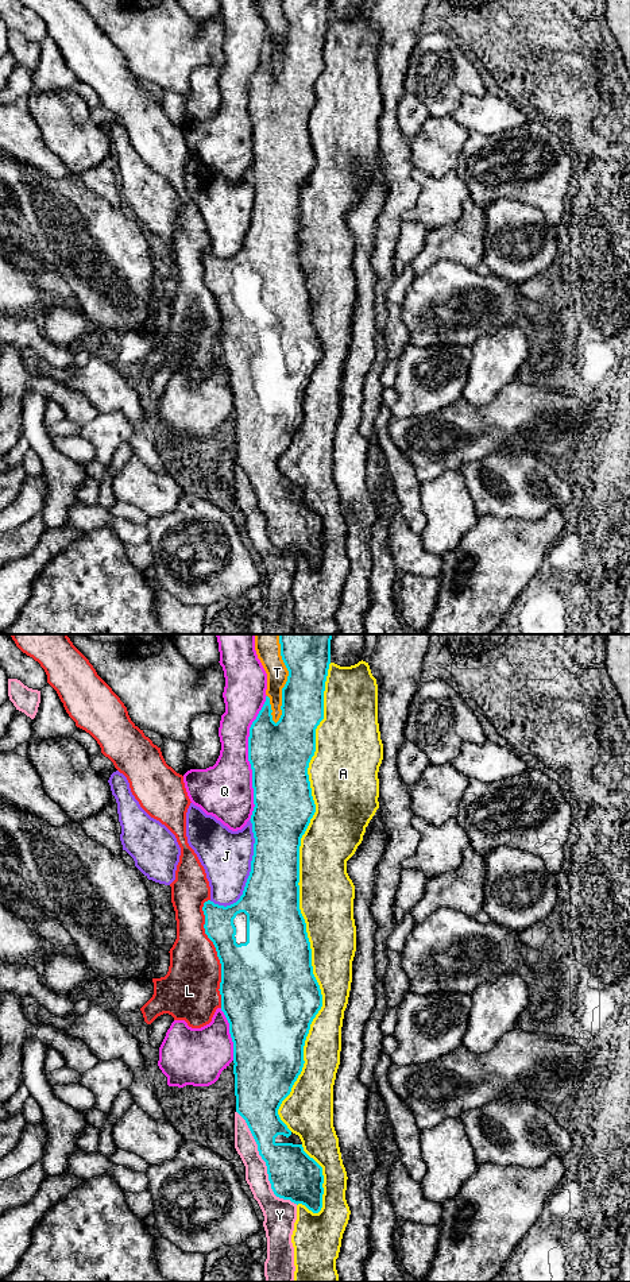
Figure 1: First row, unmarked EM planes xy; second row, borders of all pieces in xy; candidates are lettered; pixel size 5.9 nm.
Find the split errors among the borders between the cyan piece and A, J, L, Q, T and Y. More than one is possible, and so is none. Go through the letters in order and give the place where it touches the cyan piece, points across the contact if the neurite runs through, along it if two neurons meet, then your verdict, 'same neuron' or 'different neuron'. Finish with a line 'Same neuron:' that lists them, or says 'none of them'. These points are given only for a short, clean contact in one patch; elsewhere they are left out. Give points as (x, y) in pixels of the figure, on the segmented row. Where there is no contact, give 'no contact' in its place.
A: xy (298, 898) | different neuron
J: xy (251, 871) | different neuron
L: xy (217, 953) | different neuron
Q: xy (248, 757) | different neuron
T: xy (288, 679) | different neuron
Y: xy (266, 1163) | different neuron
Same neuron: none of them

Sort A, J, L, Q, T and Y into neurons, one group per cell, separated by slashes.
A / J / L / Q / T / Y

